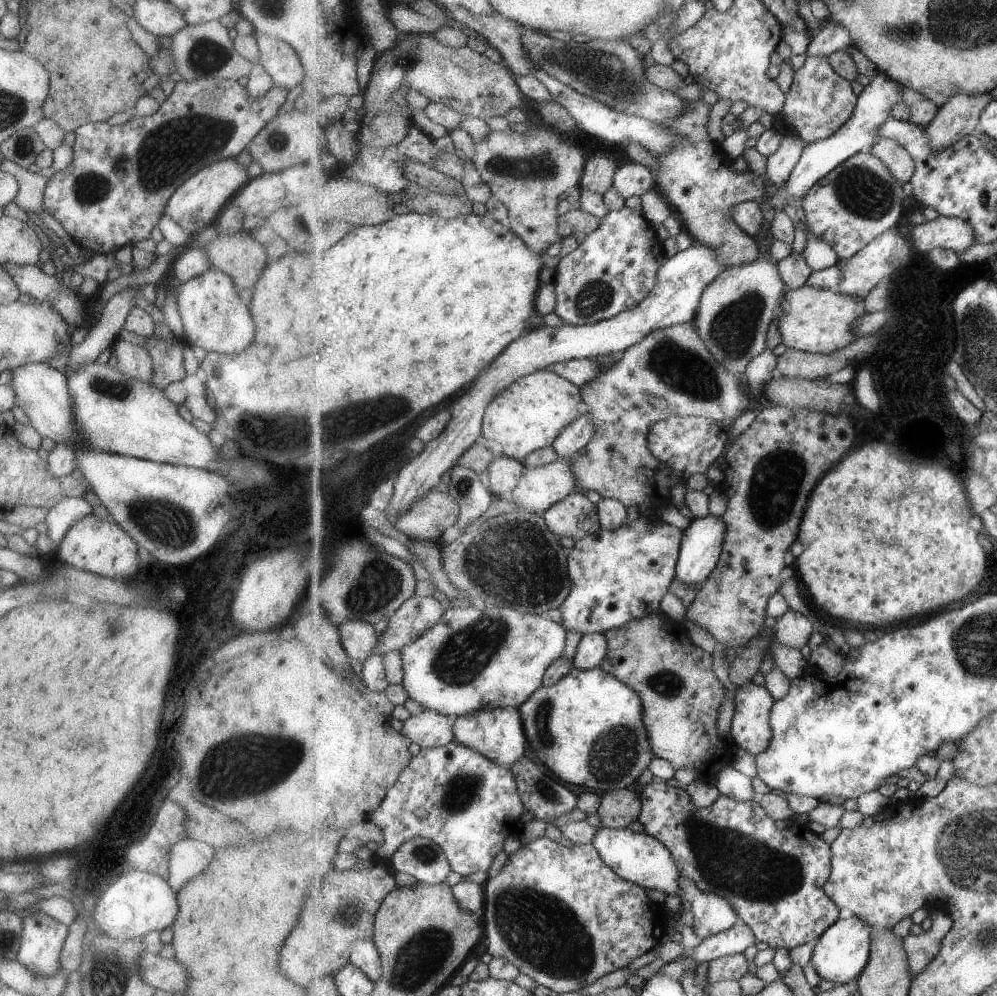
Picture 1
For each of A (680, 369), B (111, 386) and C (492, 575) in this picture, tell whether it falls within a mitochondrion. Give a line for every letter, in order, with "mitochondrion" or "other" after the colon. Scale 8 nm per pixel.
A: mitochondrion
B: mitochondrion
C: mitochondrion

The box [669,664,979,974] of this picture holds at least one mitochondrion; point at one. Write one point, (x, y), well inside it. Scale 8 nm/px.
(730, 861)

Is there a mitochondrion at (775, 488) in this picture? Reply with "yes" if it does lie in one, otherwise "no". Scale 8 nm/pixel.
yes

